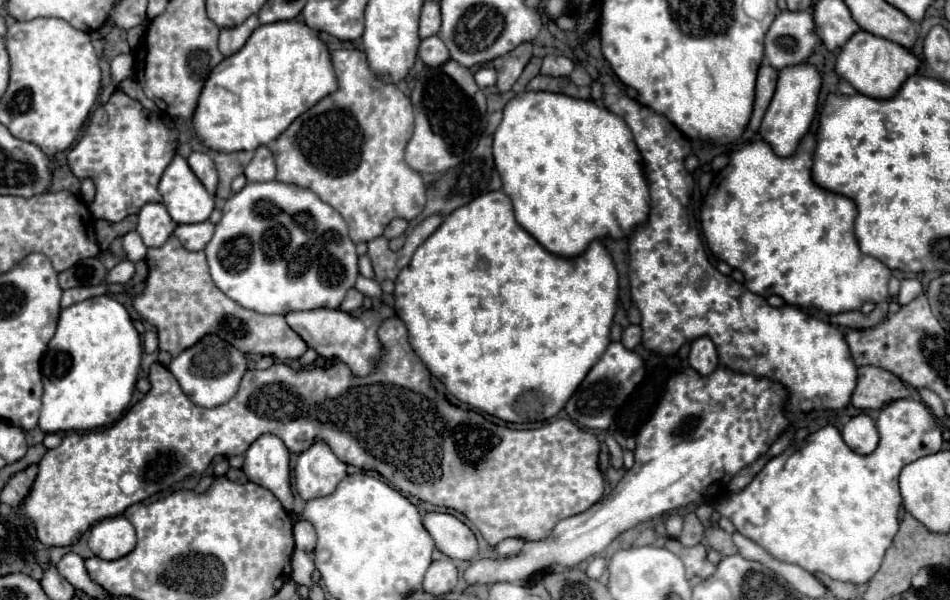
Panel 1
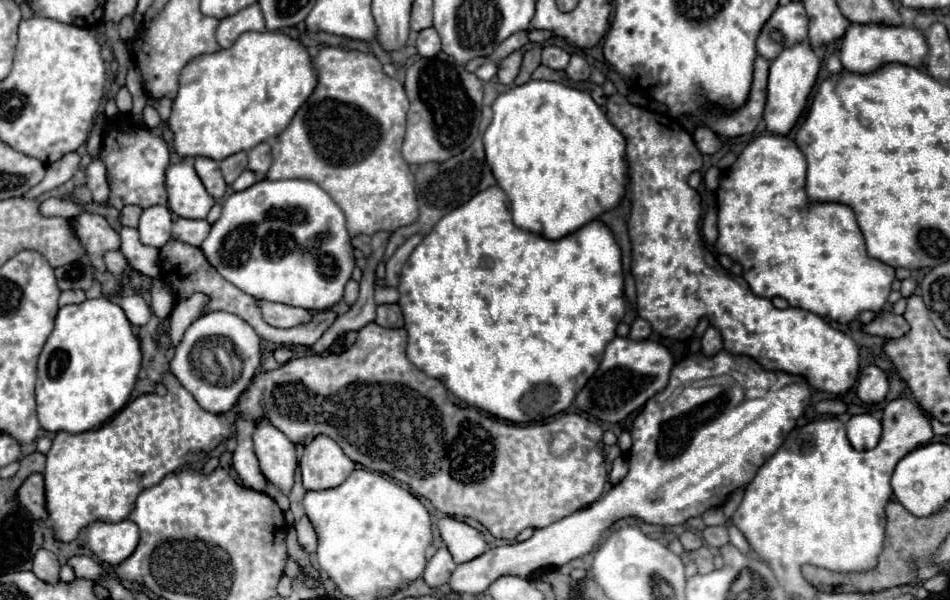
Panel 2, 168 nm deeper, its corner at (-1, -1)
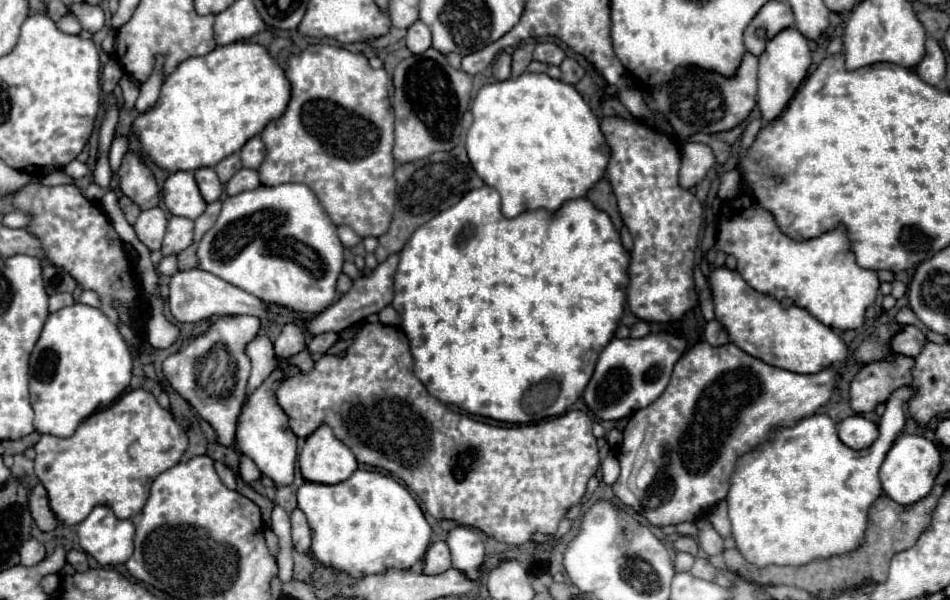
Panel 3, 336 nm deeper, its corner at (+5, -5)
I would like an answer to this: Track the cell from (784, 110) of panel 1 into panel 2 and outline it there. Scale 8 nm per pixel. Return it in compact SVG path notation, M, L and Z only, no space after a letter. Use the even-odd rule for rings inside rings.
M807 40L793 44L791 48L783 48L775 60L771 60L769 66L769 86L767 86L767 104L765 104L765 114L763 120L767 124L767 130L773 134L787 134L797 118L801 116L803 108L807 106L807 96L817 80L819 72L819 58L811 50L811 44Z

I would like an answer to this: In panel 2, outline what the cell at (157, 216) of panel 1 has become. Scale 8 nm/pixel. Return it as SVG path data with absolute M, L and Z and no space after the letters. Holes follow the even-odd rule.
M167 206L145 208L139 220L139 236L147 246L161 248L171 238L171 212Z

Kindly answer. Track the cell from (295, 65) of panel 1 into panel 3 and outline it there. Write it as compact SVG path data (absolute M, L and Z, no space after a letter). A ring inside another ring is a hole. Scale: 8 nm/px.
M233 42L217 46L205 56L195 56L181 62L173 74L169 74L161 86L161 96L153 110L141 114L133 130L139 136L143 148L149 152L153 162L169 172L197 170L203 166L215 166L225 156L239 152L247 140L259 136L271 120L279 120L291 100L291 84L285 70L261 44Z

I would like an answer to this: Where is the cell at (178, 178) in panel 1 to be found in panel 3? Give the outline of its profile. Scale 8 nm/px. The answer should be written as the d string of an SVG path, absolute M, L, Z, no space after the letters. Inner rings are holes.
M183 170L169 174L165 180L163 202L173 216L183 216L189 220L199 218L207 208L207 202L199 194L193 174Z

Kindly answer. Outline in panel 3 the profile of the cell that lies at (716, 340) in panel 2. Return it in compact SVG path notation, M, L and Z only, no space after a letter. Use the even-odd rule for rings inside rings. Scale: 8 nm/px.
M717 320L707 322L703 338L705 338L705 342L707 342L707 344L711 344L711 346L721 346L721 344L725 344L725 342L729 340L729 338L727 338L725 328L721 328L721 324L719 324Z

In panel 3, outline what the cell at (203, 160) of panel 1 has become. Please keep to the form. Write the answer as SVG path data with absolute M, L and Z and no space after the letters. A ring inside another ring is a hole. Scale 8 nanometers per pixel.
M197 168L193 174L195 174L195 180L199 184L199 190L201 190L201 196L205 198L205 202L215 202L221 198L223 186L213 168Z

